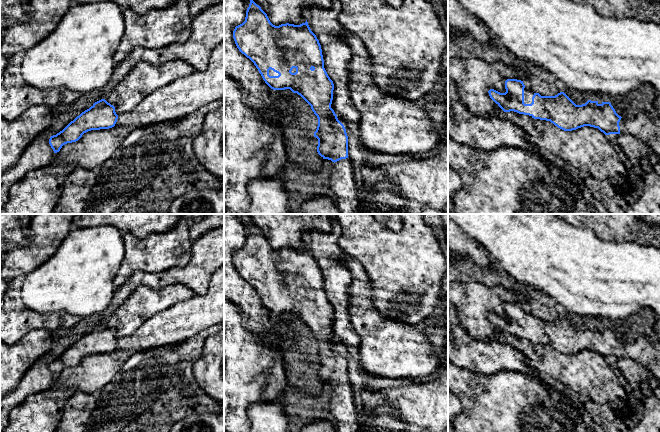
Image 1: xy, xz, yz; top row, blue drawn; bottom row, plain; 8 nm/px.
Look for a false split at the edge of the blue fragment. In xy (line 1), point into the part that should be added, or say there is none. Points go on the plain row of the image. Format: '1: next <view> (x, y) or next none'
1: next none

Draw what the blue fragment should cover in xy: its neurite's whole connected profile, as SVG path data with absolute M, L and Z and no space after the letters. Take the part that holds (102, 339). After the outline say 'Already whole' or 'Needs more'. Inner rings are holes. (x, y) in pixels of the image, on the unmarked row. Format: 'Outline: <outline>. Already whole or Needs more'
Outline: M101 323L77 340L62 355L51 360L49 368L54 377L57 377L63 369L78 365L88 355L114 351L117 343L115 331Z. Already whole

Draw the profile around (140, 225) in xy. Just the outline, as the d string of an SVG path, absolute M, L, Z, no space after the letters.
M77 214L73 228L111 225L138 238L171 230L180 219L191 221L205 214Z

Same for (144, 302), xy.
M182 284L166 286L160 290L139 286L110 317L104 320L104 323L115 331L115 336L119 340L134 333L151 316L194 295L192 289Z

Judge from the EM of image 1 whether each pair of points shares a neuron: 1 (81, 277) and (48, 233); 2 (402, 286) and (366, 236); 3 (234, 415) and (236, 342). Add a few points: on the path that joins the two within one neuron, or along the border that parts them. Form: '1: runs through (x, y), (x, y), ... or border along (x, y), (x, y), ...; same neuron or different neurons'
1: border along (72, 228), (59, 247), (42, 264); different neurons
2: runs through (402, 274), (378, 248); same neuron
3: runs through (236, 397), (236, 360); same neuron

